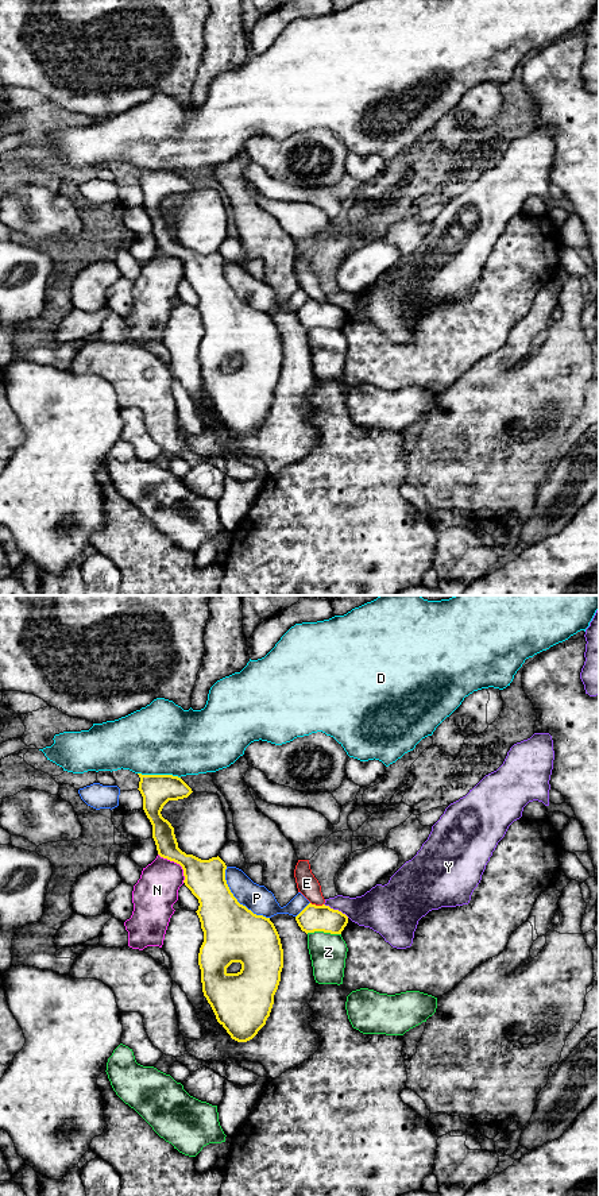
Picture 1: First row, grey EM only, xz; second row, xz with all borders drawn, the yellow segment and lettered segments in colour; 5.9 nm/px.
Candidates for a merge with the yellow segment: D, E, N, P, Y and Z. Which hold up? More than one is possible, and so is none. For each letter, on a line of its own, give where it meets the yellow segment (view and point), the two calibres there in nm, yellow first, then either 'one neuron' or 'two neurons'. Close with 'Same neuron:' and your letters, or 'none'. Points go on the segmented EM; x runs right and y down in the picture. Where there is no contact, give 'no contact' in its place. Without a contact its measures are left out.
D: xz (159, 775) | 190/440 nm | two neurons
E: xz (317, 906) | 160/120 nm | two neurons
N: xz (177, 863) | 220/260 nm | two neurons
P: xz (236, 899) | 340/160 nm | two neurons
Y: xz (336, 910) | 160/240 nm | two neurons
Z: xz (324, 932) | 160/220 nm | two neurons
Same neuron: none

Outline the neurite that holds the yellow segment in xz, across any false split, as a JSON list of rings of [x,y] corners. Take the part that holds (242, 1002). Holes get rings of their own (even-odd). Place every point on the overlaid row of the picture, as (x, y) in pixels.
[[[138,775],[140,778],[138,790],[143,796],[143,810],[152,825],[152,838],[158,854],[182,867],[183,883],[200,903],[196,913],[204,931],[204,942],[198,953],[204,996],[217,1022],[231,1038],[237,1042],[247,1042],[266,1025],[274,1004],[274,995],[283,968],[283,949],[279,934],[270,918],[256,915],[237,902],[225,880],[227,865],[219,856],[201,860],[178,848],[174,827],[162,817],[161,811],[169,800],[188,798],[193,792],[192,788],[178,776]],[[232,962],[241,964],[237,973],[227,972]]]

